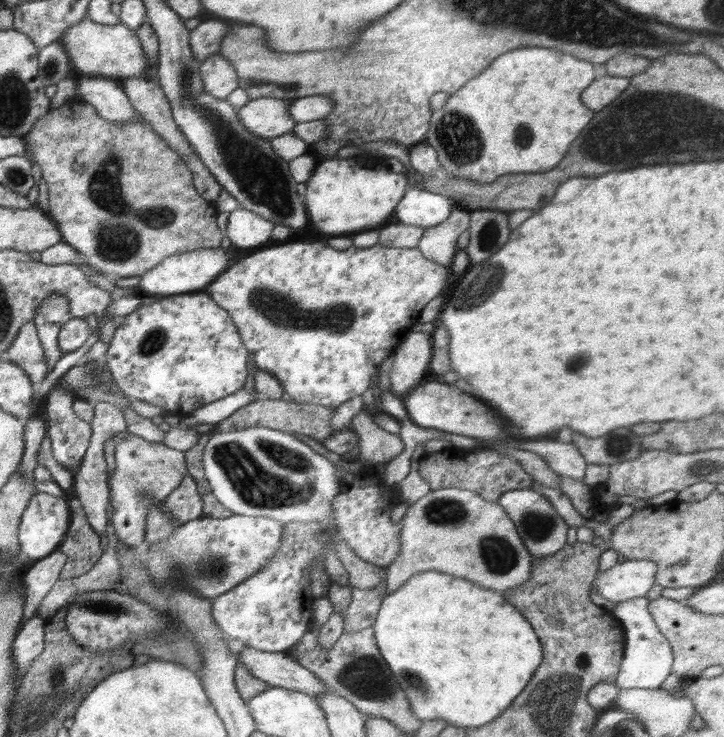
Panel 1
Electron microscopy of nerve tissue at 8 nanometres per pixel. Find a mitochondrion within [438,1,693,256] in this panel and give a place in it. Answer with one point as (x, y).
(490, 236)

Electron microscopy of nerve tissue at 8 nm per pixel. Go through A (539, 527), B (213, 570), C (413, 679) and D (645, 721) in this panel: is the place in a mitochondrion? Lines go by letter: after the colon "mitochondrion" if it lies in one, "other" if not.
A: mitochondrion
B: mitochondrion
C: mitochondrion
D: other

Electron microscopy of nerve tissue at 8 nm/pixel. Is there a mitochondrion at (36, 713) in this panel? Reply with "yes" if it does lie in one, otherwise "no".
yes

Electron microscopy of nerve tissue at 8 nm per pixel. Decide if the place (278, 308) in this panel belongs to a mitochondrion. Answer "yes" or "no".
yes

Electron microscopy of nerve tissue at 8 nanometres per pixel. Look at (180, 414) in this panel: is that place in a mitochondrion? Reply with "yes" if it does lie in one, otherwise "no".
no

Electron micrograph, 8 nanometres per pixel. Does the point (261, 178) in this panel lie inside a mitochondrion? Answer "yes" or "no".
yes

